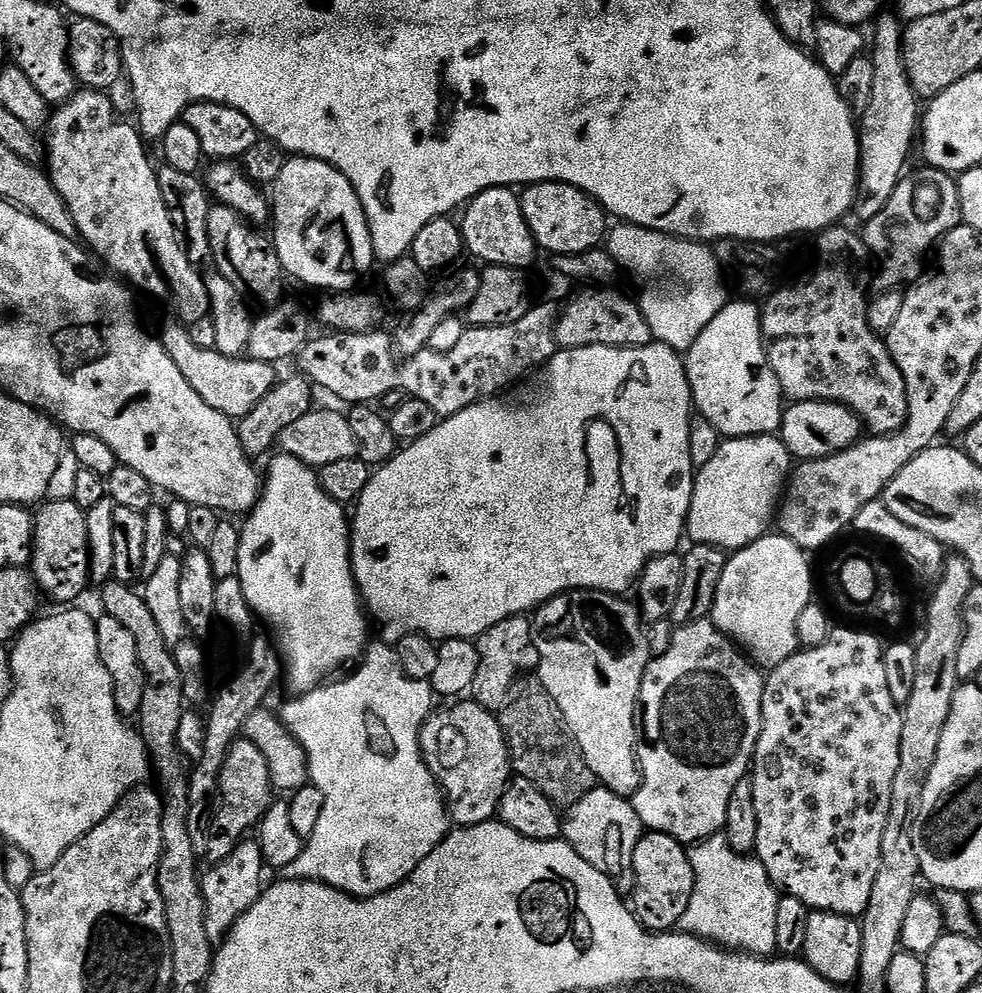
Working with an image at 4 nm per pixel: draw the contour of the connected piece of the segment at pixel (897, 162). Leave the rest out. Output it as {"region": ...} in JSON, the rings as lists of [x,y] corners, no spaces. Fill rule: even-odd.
{"region":[[[880,14],[875,17],[874,25],[876,24],[876,29],[873,30],[872,36],[870,32],[870,56],[872,52],[872,93],[868,96],[868,109],[865,110],[864,117],[861,115],[858,120],[858,131],[860,134],[860,187],[856,190],[854,216],[857,216],[857,218],[860,219],[860,222],[867,222],[870,218],[874,218],[874,214],[882,214],[882,210],[886,210],[886,202],[890,202],[890,194],[894,194],[894,190],[906,175],[906,169],[909,167],[909,165],[907,166],[908,155],[912,152],[912,143],[914,143],[915,140],[917,143],[918,121],[922,116],[921,101],[918,99],[915,90],[912,89],[912,83],[906,74],[906,66],[904,65],[904,28],[902,27],[902,24],[899,24],[901,21],[897,19],[895,15],[893,15],[894,17],[884,15],[885,14]]]}

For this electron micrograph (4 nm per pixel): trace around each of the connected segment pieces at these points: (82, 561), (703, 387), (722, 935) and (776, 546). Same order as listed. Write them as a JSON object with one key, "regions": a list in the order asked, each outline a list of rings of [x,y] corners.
{"regions":[[[[48,500],[43,505],[44,509],[35,513],[36,529],[32,535],[32,562],[30,571],[36,580],[36,586],[45,597],[57,600],[57,605],[68,606],[84,592],[84,587],[89,587],[90,577],[88,574],[89,551],[87,538],[87,518],[85,509],[77,506],[71,500]]],[[[736,298],[725,304],[718,318],[714,318],[714,322],[710,322],[710,326],[706,326],[702,334],[698,334],[694,346],[686,354],[688,381],[692,387],[695,411],[706,417],[724,438],[766,436],[775,433],[784,419],[785,405],[780,404],[780,383],[768,361],[768,352],[764,348],[764,331],[760,329],[762,312],[752,304],[755,303],[748,298]]],[[[717,834],[695,845],[694,867],[696,870],[694,894],[690,898],[686,914],[682,914],[678,925],[679,931],[690,936],[698,936],[701,940],[724,950],[759,958],[771,957],[776,952],[778,902],[781,893],[770,882],[766,870],[755,855],[736,852],[730,846],[727,836]]],[[[765,534],[750,546],[739,549],[729,559],[718,582],[710,617],[719,632],[735,642],[761,669],[771,670],[786,662],[798,650],[798,616],[813,599],[812,568],[808,565],[805,549],[783,534]]]]}

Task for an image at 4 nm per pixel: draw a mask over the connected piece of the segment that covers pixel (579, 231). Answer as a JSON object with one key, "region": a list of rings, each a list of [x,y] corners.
{"region":[[[546,182],[527,185],[519,193],[522,214],[530,234],[536,239],[537,249],[552,252],[553,257],[573,256],[592,252],[605,243],[609,231],[609,217],[594,197],[569,184]]]}

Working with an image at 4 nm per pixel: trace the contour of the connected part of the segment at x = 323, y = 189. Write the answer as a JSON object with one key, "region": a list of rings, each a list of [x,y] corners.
{"region":[[[308,156],[285,159],[281,177],[270,188],[270,224],[271,227],[276,227],[273,232],[270,232],[270,236],[278,250],[278,258],[282,262],[285,273],[291,279],[293,276],[294,279],[301,280],[308,288],[321,288],[324,294],[352,294],[359,289],[356,287],[372,272],[372,264],[374,265],[374,261],[376,260],[376,251],[372,248],[372,227],[368,224],[368,215],[364,213],[364,207],[352,183],[337,168],[330,166],[326,162],[312,160]]]}

